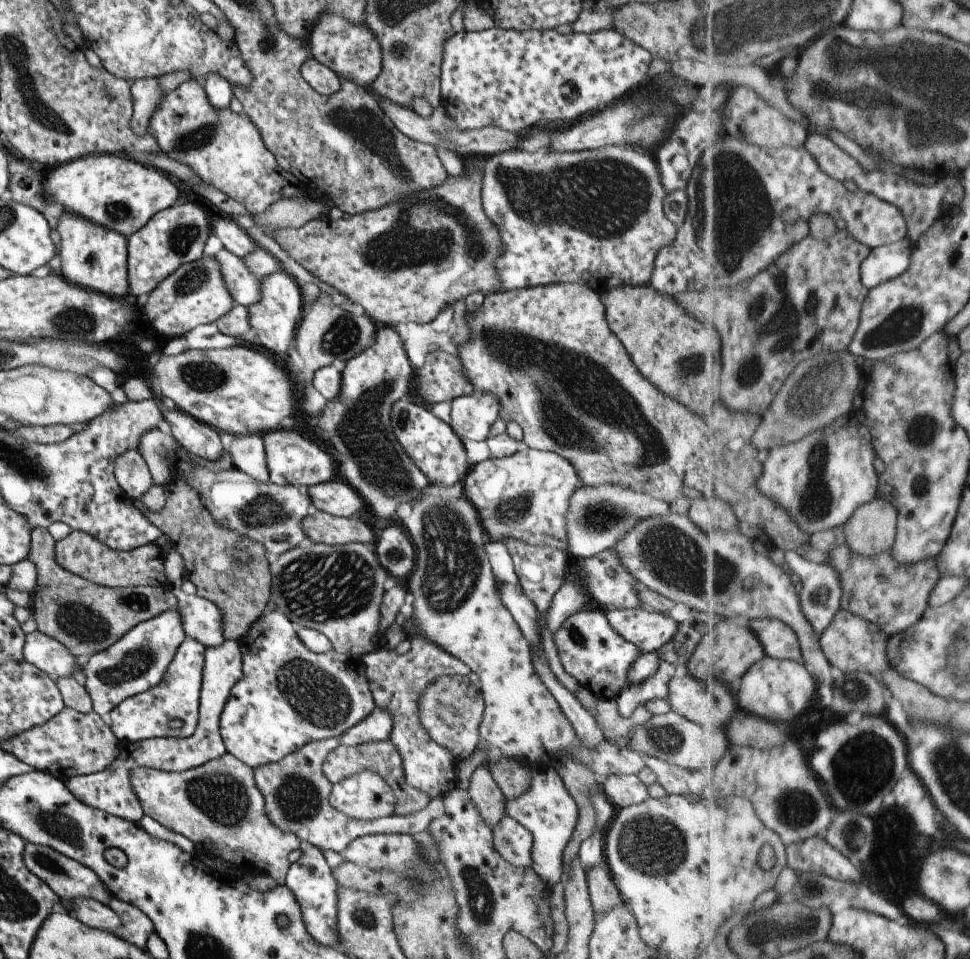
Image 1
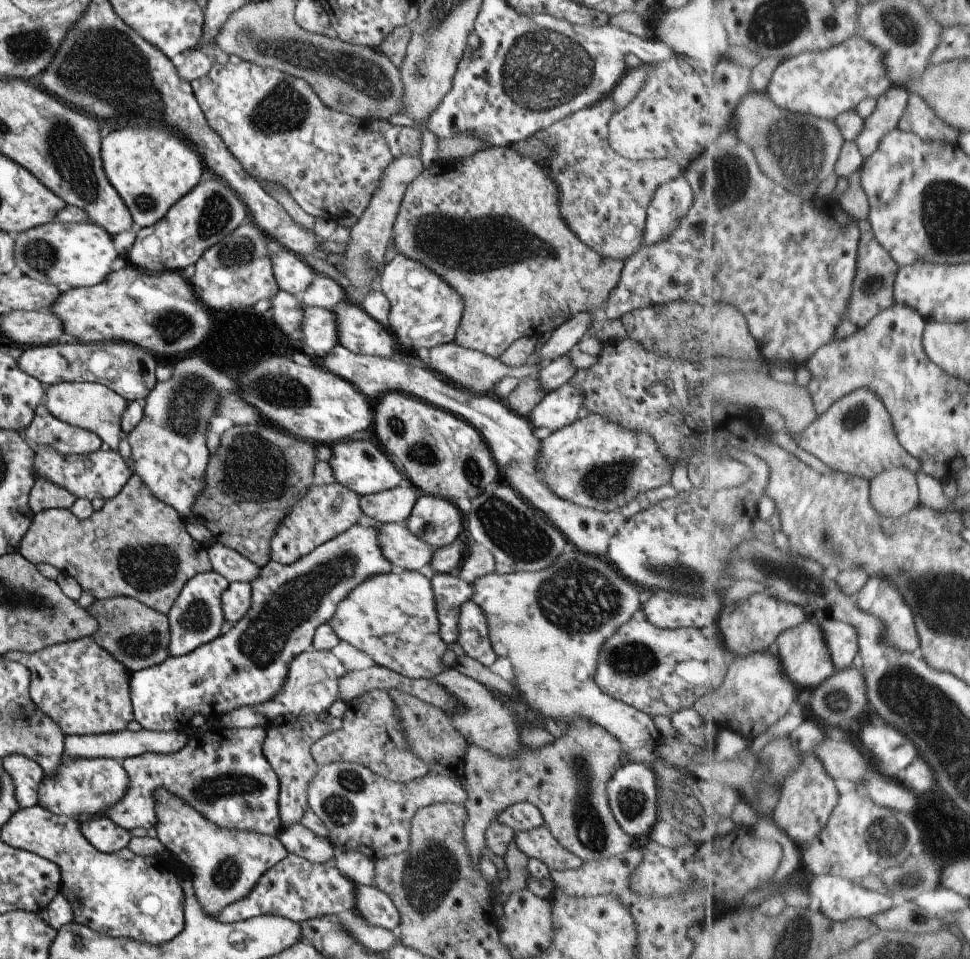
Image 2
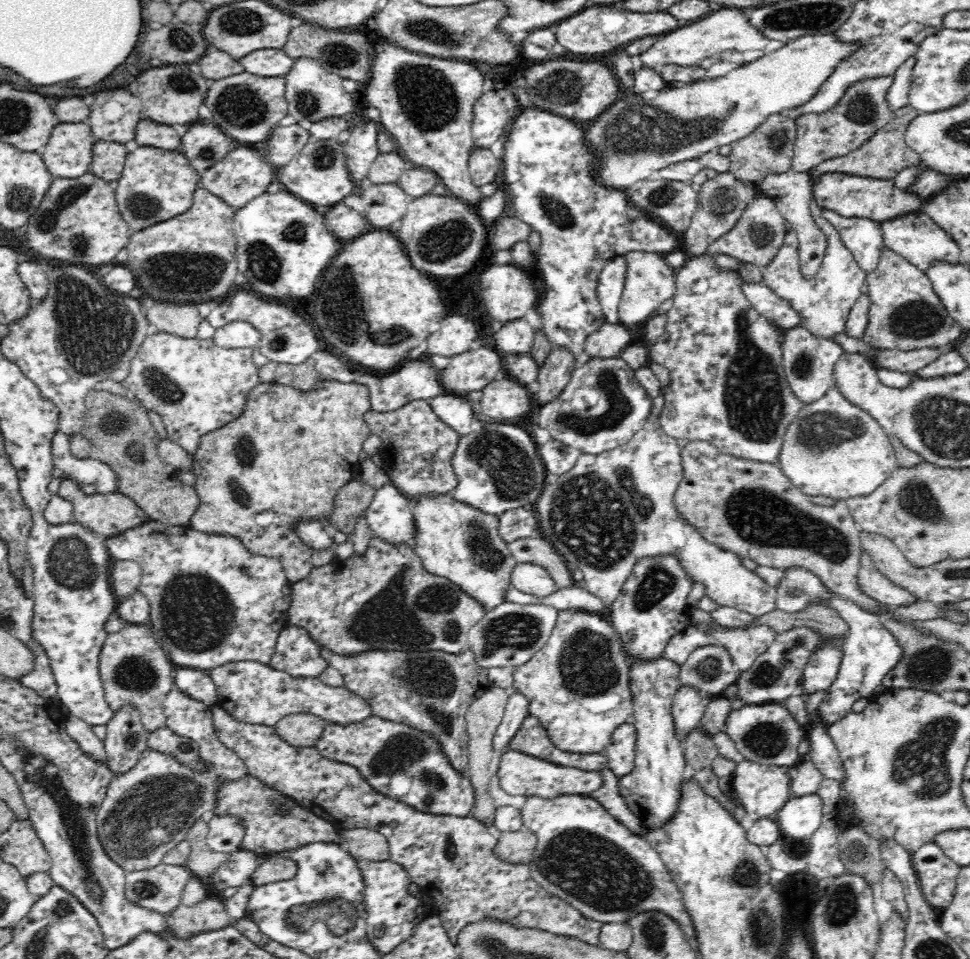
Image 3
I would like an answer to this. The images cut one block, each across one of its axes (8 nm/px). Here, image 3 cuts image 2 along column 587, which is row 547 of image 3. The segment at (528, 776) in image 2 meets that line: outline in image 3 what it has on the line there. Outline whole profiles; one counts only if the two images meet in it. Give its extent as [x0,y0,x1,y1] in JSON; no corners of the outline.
[675,441,895,619]

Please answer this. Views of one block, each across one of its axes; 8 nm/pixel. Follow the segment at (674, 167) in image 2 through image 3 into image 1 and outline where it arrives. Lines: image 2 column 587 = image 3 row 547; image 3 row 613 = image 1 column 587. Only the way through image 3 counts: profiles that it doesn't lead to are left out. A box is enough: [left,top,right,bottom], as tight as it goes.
[480,145,676,294]

